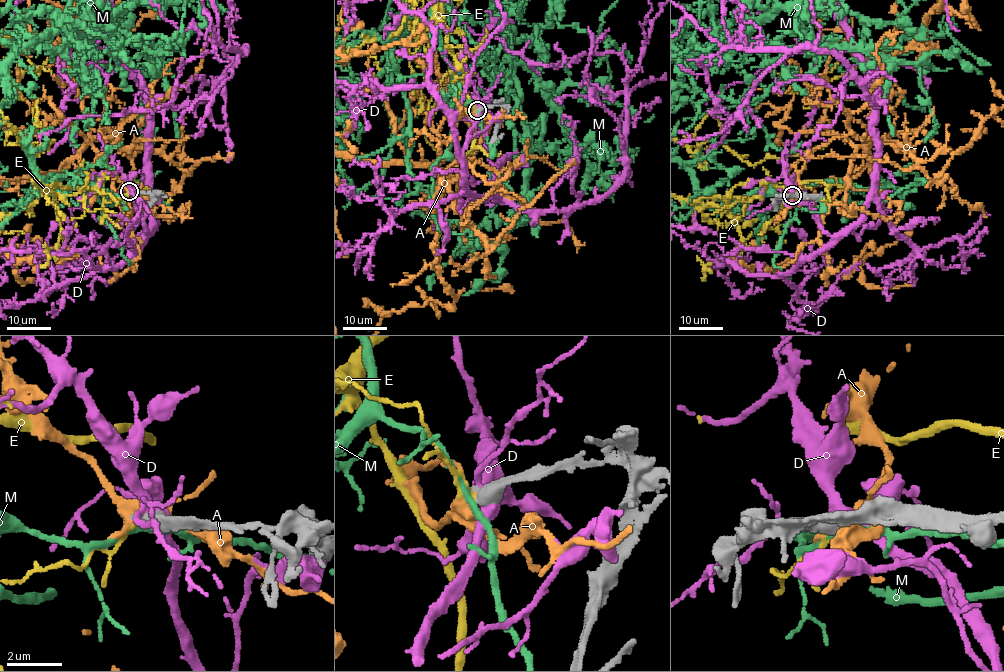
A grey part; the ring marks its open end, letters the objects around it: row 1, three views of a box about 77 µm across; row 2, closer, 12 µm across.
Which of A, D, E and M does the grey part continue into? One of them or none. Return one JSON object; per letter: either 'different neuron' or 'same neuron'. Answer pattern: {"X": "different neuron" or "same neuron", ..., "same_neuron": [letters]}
{"A": "different neuron", "D": "different neuron", "E": "different neuron", "M": "different neuron", "same_neuron": []}

